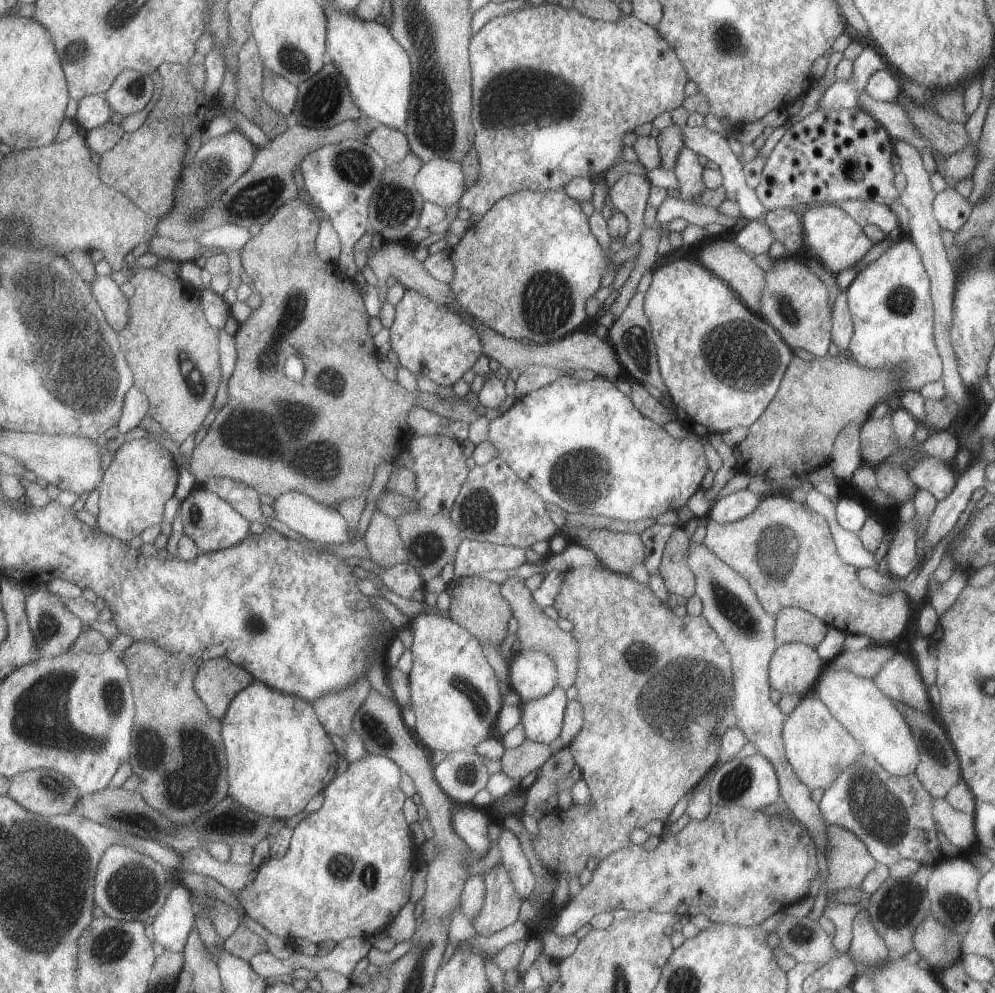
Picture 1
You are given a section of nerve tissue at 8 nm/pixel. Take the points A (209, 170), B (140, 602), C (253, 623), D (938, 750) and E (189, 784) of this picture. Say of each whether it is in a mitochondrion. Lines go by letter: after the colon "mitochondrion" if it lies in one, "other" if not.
A: mitochondrion
B: other
C: mitochondrion
D: mitochondrion
E: mitochondrion

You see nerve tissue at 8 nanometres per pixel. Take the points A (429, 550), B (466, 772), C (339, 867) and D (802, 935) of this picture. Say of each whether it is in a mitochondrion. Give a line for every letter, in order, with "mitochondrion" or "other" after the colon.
A: mitochondrion
B: mitochondrion
C: mitochondrion
D: mitochondrion

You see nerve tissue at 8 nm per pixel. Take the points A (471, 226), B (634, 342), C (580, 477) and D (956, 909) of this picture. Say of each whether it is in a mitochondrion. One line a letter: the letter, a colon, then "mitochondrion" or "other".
A: other
B: mitochondrion
C: mitochondrion
D: mitochondrion

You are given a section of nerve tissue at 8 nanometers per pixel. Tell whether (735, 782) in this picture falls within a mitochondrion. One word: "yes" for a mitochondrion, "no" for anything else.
yes

